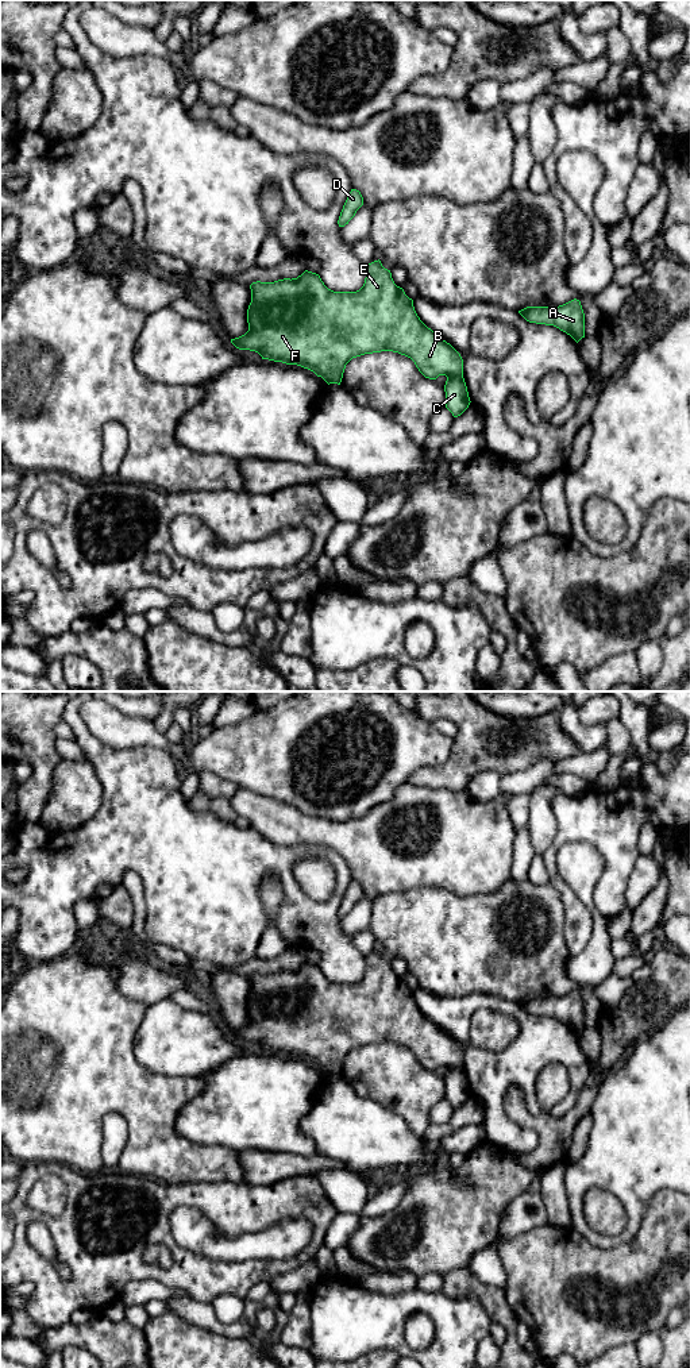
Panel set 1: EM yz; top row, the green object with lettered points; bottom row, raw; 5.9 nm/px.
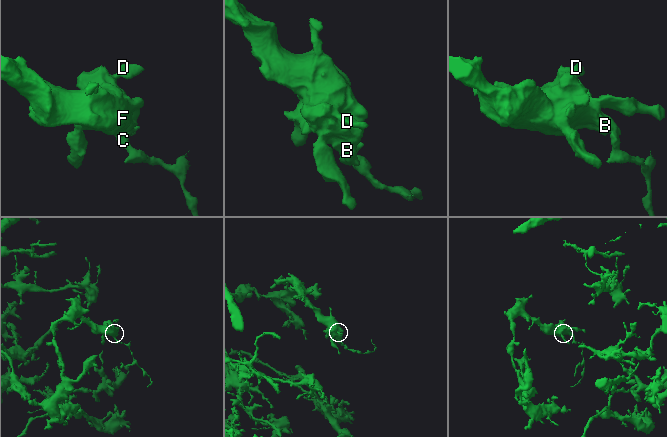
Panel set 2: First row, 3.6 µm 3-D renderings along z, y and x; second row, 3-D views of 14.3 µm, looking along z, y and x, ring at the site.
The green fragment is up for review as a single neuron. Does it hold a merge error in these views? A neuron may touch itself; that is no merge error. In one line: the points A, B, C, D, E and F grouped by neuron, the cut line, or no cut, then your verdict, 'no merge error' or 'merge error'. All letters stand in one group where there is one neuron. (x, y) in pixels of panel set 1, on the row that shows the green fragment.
groups A B D E F / C; cut yz (462, 374), (447, 377); merge error

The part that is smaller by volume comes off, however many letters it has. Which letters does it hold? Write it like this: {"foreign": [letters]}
{"foreign": ["C"]}

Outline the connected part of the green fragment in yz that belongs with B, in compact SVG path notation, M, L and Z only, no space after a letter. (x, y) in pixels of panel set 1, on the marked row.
M379 259L366 265L365 284L356 292L334 292L324 285L319 274L308 270L292 280L257 281L250 289L248 331L231 339L231 343L239 350L258 352L262 359L301 366L321 377L328 385L340 385L346 365L352 358L381 351L393 351L410 358L419 371L429 379L436 379L439 375L463 375L460 354L420 320L413 300L394 284L390 270L385 269Z

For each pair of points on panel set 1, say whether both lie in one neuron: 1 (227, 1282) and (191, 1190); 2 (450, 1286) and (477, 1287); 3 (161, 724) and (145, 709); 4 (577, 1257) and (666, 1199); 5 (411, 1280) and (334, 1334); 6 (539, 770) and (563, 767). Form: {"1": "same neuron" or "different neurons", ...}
{"1": "same neuron", "2": "same neuron", "3": "different neurons", "4": "same neuron", "5": "different neurons", "6": "different neurons"}

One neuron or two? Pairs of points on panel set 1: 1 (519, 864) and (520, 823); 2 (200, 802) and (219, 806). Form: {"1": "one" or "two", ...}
{"1": "one", "2": "one"}

